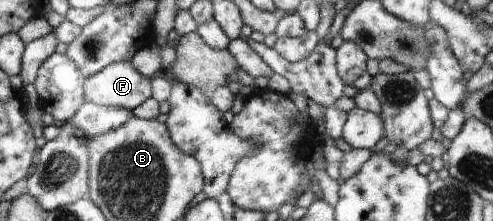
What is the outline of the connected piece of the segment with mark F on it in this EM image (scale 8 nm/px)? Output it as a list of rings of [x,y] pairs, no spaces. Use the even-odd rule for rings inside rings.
[[[133,61],[117,62],[86,82],[86,102],[135,110],[154,96],[152,80],[145,78]]]

